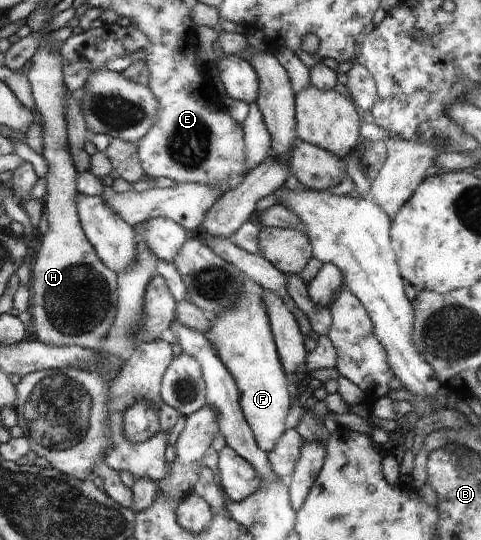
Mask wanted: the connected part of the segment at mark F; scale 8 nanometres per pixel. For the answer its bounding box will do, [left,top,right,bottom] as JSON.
[205,291,291,453]

